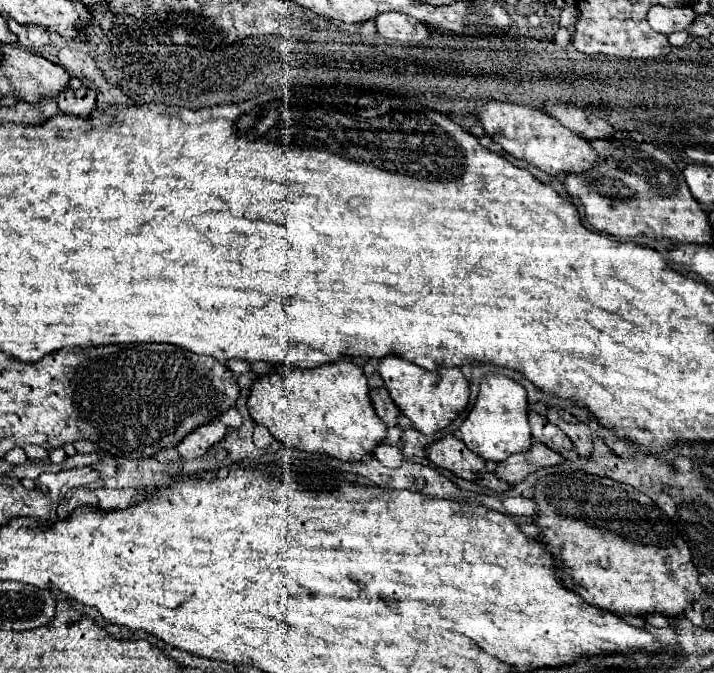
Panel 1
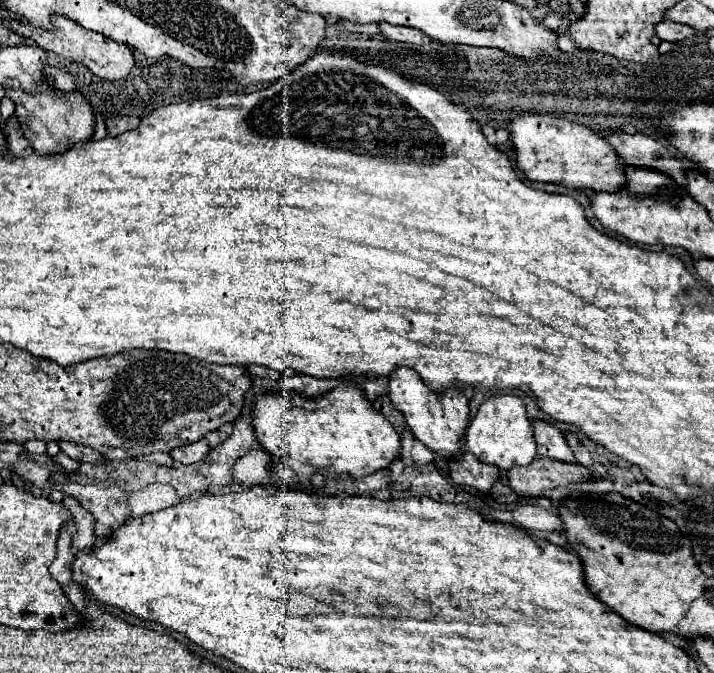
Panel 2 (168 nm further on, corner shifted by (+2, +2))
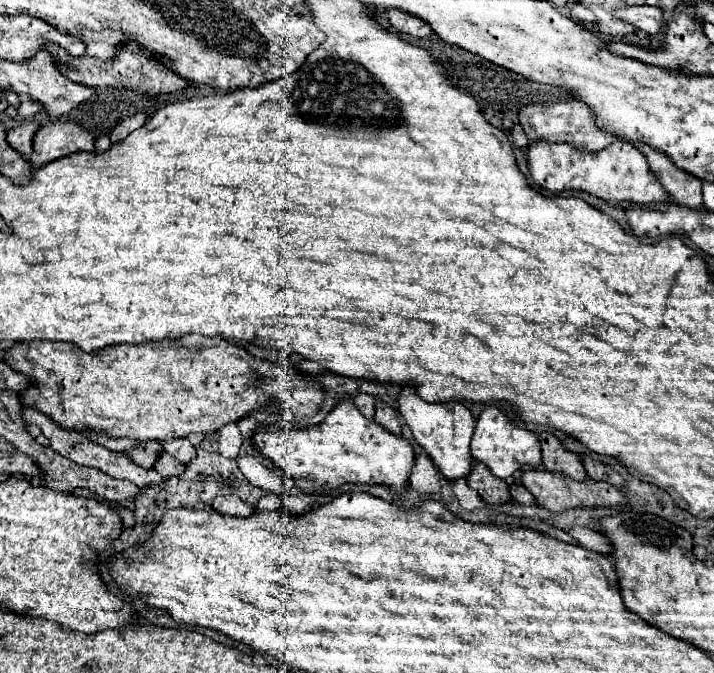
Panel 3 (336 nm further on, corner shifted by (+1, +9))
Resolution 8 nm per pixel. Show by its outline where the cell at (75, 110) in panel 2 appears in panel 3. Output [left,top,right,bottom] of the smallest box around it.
[29,121,95,169]

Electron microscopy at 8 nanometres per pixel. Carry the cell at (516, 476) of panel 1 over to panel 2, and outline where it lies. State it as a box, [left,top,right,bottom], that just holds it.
[508,458,592,496]

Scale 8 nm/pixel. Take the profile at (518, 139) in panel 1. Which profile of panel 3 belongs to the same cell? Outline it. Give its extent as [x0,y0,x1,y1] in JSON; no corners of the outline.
[525,139,669,203]

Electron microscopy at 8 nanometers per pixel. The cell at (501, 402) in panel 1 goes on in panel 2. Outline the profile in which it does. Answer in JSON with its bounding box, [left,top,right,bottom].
[466,394,536,470]

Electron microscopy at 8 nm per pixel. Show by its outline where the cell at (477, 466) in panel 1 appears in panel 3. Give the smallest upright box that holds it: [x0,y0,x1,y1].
[467,463,511,505]

